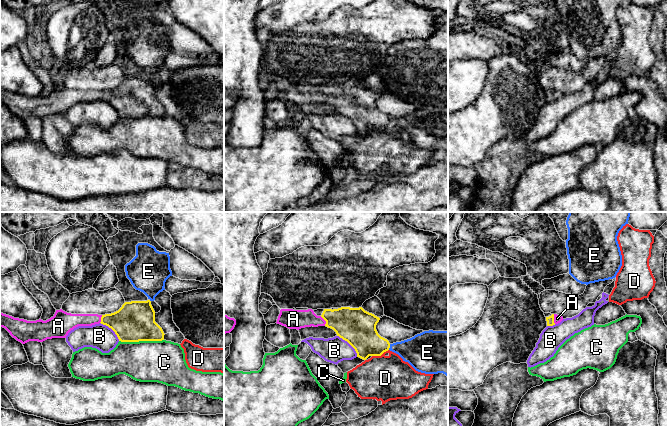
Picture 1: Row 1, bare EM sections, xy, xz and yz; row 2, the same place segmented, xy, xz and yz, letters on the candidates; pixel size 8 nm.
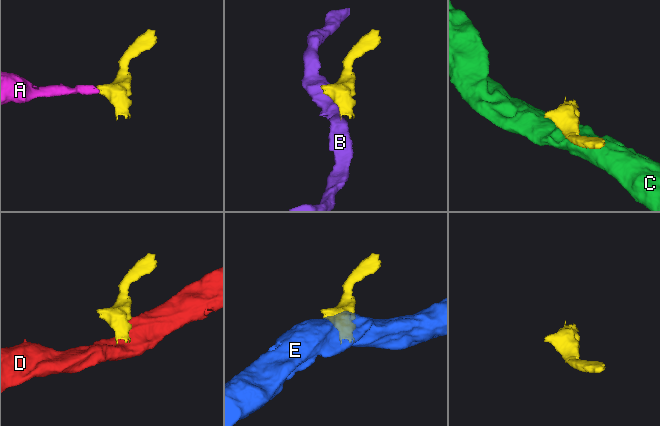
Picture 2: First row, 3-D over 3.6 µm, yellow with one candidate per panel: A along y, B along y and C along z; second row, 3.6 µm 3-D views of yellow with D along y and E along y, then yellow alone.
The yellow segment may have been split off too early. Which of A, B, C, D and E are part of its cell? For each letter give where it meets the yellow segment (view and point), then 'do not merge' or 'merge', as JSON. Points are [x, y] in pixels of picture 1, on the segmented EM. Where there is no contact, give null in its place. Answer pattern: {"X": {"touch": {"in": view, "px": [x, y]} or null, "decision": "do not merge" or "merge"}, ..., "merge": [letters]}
{"A": {"touch": {"in": "xz", "px": [325, 320]}, "decision": "merge"}, "B": {"touch": {"in": "xz", "px": [349, 343]}, "decision": "do not merge"}, "C": {"touch": {"in": "xy", "px": [141, 340]}, "decision": "do not merge"}, "D": {"touch": {"in": "xz", "px": [380, 355]}, "decision": "do not merge"}, "E": {"touch": {"in": "xz", "px": [389, 347]}, "decision": "do not merge"}, "merge": ["A"]}

